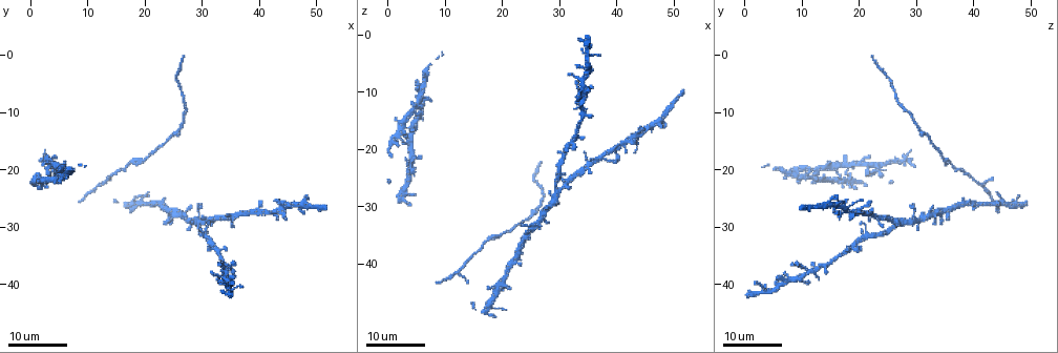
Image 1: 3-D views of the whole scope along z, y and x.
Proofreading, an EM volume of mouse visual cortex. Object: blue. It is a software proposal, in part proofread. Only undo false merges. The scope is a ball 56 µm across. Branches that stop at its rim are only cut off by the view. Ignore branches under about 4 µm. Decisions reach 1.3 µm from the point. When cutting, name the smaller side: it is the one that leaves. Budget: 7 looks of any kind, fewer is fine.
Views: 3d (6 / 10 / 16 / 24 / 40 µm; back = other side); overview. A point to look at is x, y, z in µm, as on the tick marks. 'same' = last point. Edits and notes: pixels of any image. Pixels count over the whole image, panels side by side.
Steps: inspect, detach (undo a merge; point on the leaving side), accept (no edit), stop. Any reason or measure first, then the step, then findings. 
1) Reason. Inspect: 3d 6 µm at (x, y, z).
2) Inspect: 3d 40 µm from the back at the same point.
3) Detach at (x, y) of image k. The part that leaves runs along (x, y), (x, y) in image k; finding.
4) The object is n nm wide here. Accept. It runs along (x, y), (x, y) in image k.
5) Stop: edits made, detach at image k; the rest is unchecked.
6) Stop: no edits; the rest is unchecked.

Four or more arms meet. Inspect: 3d 16 µm at (34.0, 38.0, 11.0).

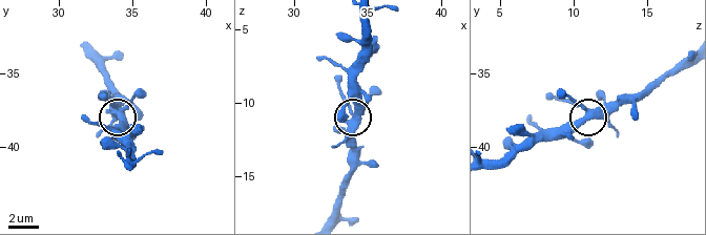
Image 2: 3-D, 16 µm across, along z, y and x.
Inspect: 3d 6 µm at (34.4, 38.0, 11.0).

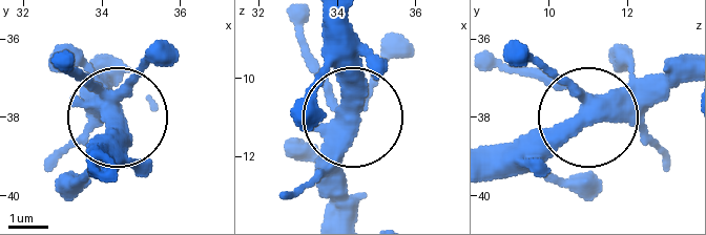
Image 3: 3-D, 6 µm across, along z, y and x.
The object is 430 nm wide here. Accept. It runs along (329, 213), (329, 143), (349, 112), (302, 56) in image 3; continuous, no second cell.

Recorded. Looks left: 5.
Thin neck. Inspect: 3d 16 µm at (35.0, 40.5, 5.5).

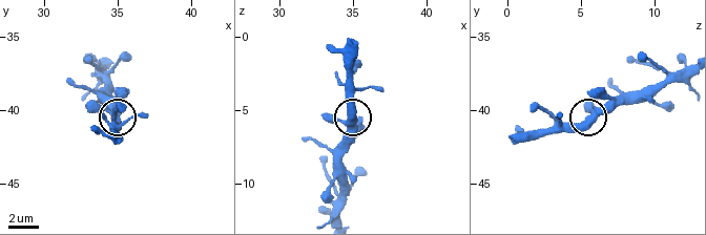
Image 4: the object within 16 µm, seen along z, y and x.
Inspect: 3d 10 µm at (34.8, 40.6, 5.4).

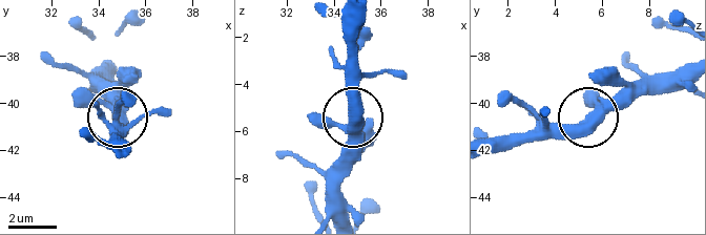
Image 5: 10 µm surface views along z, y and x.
3 arms meet here. Accept. It runs along (687, 66), (626, 84), (584, 119), (514, 134) in image 5; one cell here.

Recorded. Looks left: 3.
Sudden change in width. Inspect: 3d 16 µm at (20.0, 18.5, 35.0).

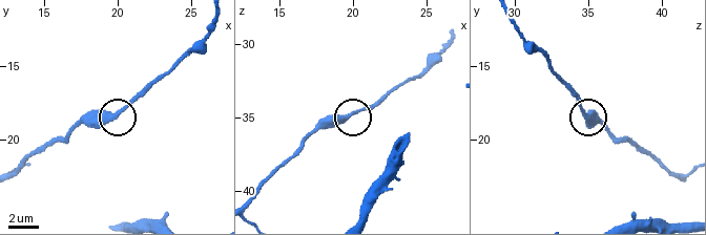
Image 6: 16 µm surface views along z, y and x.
Inspect: 3d 10 µm at (19.6, 18.4, 35.2).

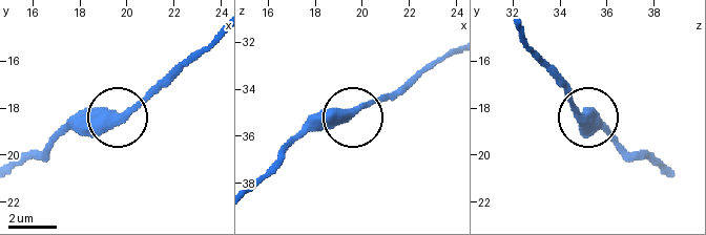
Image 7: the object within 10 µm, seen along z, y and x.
The object is 430 nm wide here. Accept. One cell here.

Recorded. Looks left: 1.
Stop: no edits; the rest is unchecked.

